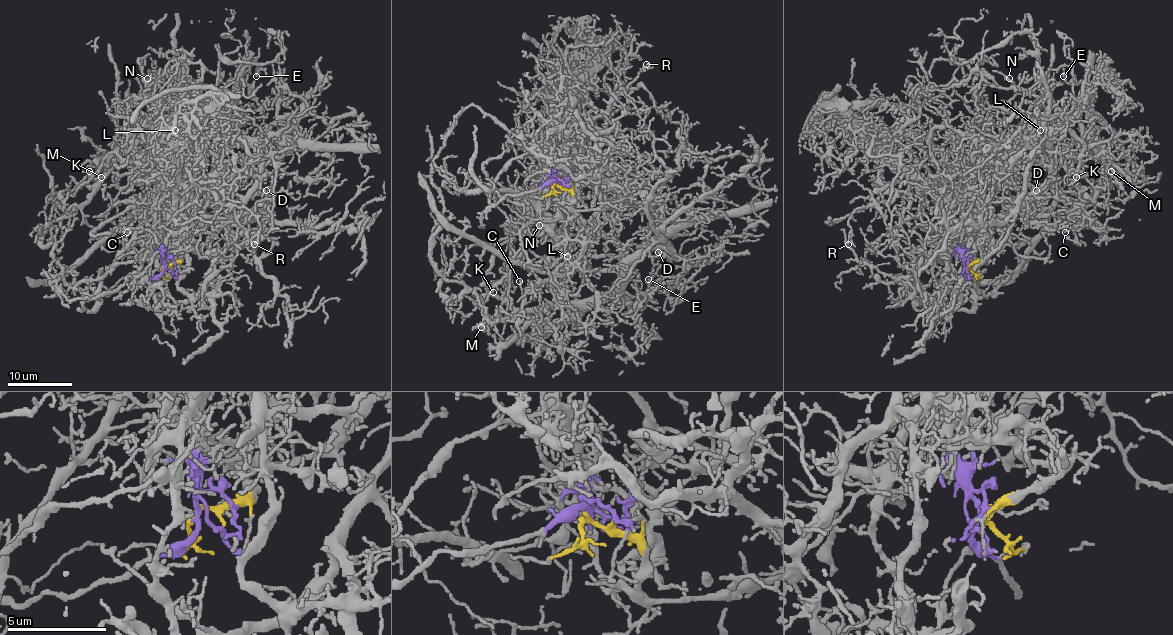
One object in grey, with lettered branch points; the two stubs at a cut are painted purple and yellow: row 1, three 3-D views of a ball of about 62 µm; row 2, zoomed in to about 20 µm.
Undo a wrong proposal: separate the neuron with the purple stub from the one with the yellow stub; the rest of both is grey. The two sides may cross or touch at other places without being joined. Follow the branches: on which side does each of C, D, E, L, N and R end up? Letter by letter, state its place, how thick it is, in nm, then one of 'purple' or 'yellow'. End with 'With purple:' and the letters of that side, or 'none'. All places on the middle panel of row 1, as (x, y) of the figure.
C: place (519, 281); calibre 140 nm; yellow
D: place (658, 252); calibre 170 nm; yellow
E: place (648, 279); calibre 160 nm; yellow
L: place (567, 256); calibre 140 nm; yellow
N: place (539, 225); calibre 170 nm; yellow
R: place (646, 64); calibre 160 nm; purple
With purple: R

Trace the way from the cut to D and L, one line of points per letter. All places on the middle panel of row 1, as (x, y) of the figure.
D: (554, 182), (572, 195), (575, 209), (617, 203), (620, 219), (643, 208), (657, 238), (649, 253), (657, 251)
L: (554, 182), (575, 209), (628, 200), (651, 221), (647, 243), (630, 261), (602, 237), (577, 238), (567, 256)

